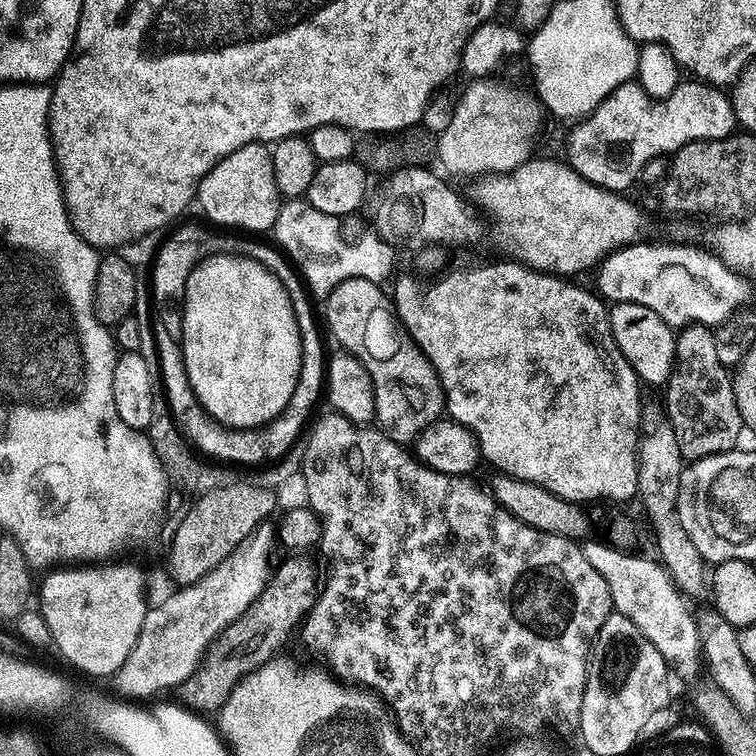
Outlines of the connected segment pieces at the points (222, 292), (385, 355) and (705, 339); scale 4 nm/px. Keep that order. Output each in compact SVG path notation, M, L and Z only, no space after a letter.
M237 254L221 255L205 256L196 265L192 273L189 274L189 280L186 282L183 320L181 322L181 338L183 340L182 347L184 349L184 361L186 362L186 374L190 378L190 386L198 398L198 402L204 407L204 411L220 424L225 424L227 428L240 428L243 430L262 428L265 424L269 424L275 416L282 414L282 410L286 410L286 406L290 402L290 394L294 394L294 386L298 386L300 363L302 362L298 322L294 318L294 306L290 306L290 298L286 294L282 282L278 282L278 278L273 272L266 270L256 260L252 260L248 256Z
M350 278L346 282L334 286L332 293L323 301L324 316L322 312L322 320L326 325L327 335L329 337L332 335L340 343L339 347L343 351L360 360L362 366L366 366L374 386L375 423L378 425L379 431L395 440L397 444L404 446L415 441L424 427L441 419L442 413L445 411L444 391L434 366L410 338L404 325L400 323L400 318L394 311L393 301L390 296L388 300L384 290L381 285L370 282L366 278Z
M692 324L676 332L676 365L668 379L664 400L668 403L667 423L672 425L674 438L678 438L680 455L685 461L701 460L704 456L717 456L737 447L740 432L745 431L729 369L718 362L716 333L703 324Z

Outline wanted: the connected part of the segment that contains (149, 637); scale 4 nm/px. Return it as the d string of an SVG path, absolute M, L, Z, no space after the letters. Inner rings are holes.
M261 526L255 533L248 537L243 544L238 545L226 559L218 562L210 574L206 574L198 582L177 587L170 596L162 602L151 605L143 619L142 630L139 631L138 642L135 643L133 650L127 655L126 662L123 663L115 675L115 681L122 684L121 695L130 700L146 700L162 690L168 688L175 689L196 672L204 652L207 650L218 633L226 626L234 623L245 613L246 610L262 594L262 590L268 584L270 575L270 564L268 568L268 555L274 546L274 532L268 526Z

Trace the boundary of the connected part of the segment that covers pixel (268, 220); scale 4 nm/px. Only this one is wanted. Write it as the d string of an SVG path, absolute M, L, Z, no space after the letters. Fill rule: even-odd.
M247 144L242 150L234 150L234 154L226 154L226 158L222 158L222 162L215 164L200 180L195 203L200 204L206 219L228 228L224 230L260 234L256 232L275 229L282 197L274 182L274 162L269 145Z

